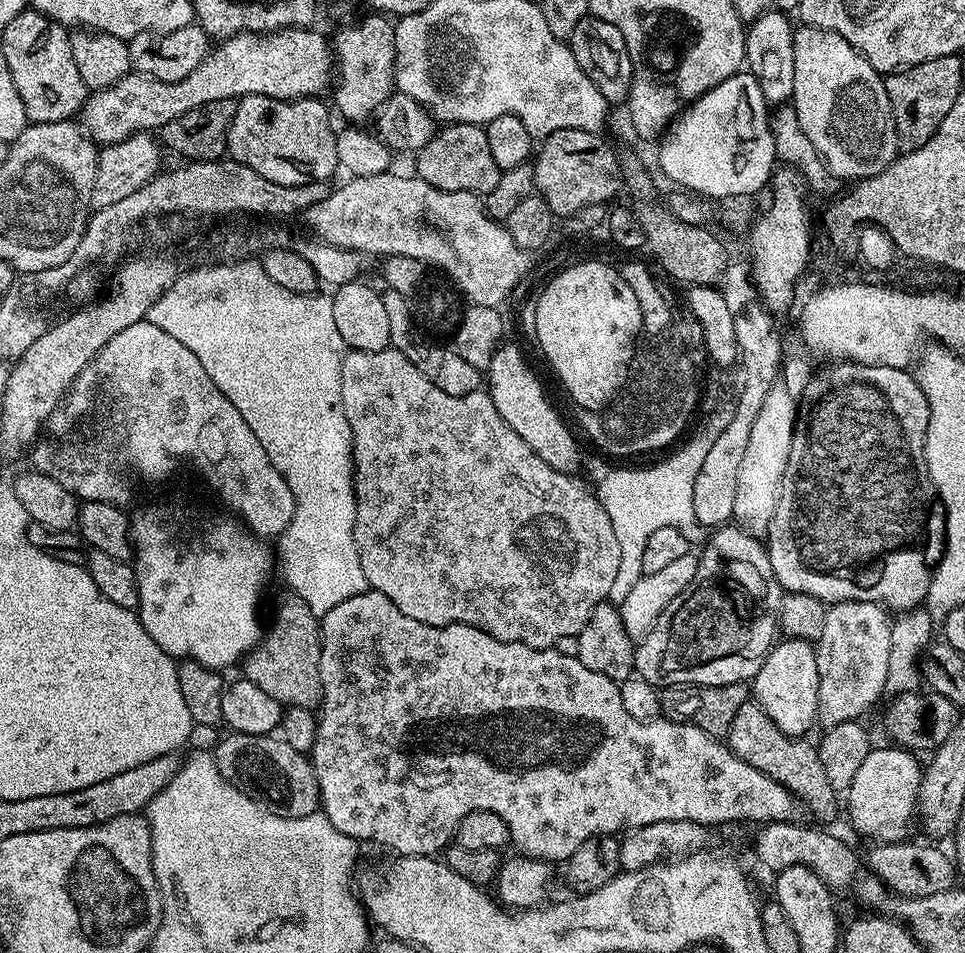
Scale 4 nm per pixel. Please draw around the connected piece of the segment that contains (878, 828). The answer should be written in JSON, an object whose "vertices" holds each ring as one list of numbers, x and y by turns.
{"vertices":[[889,746,890,748,876,748,873,747,866,754,866,759,862,762,862,767,858,769,858,774,854,774,854,780,850,782,848,791,846,793,846,799,848,799,848,820,852,823,852,828,860,836,869,836,872,842,879,842,882,844,898,844,909,839,908,827,914,824,914,817,917,815,916,811,916,795,918,794,918,786,920,785,920,776,922,773,921,761,916,761,917,758,911,751,905,750,899,746]]}

